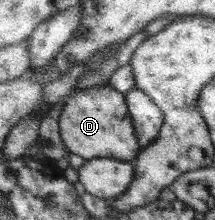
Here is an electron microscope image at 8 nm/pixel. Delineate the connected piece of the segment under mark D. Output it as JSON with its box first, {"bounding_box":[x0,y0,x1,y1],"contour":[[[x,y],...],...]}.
{"bounding_box":[59,85,143,163],"contour":[[[111,85],[85,88],[75,92],[74,95],[71,94],[63,106],[59,123],[61,123],[61,137],[67,149],[85,160],[106,157],[134,163],[143,149],[137,139],[125,93],[121,93]]]}

